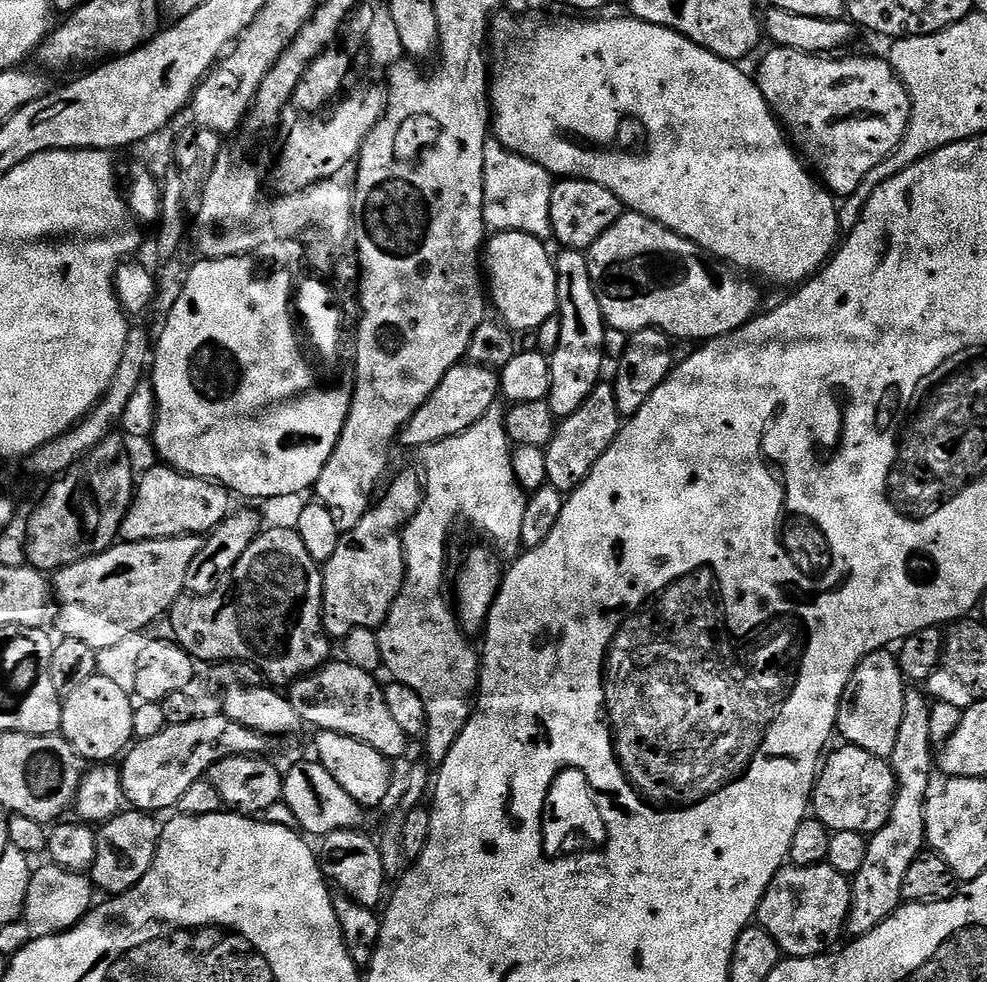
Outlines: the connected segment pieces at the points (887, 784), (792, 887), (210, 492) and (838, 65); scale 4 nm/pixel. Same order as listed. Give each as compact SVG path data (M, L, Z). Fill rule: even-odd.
M844 744L837 752L831 752L827 753L812 790L810 808L815 819L823 822L831 833L854 830L871 834L882 830L896 797L896 776L891 763L853 744Z
M826 862L805 868L785 866L770 882L754 920L774 938L785 957L801 960L807 956L825 955L835 945L832 943L845 935L851 905L849 877Z
M159 467L139 477L132 505L120 527L119 539L123 543L175 536L204 536L213 532L233 511L233 497L224 485L188 476L176 468Z
M775 46L769 47L769 49L769 52L764 56L764 61L760 64L760 69L754 72L754 79L757 86L762 90L766 102L775 112L780 127L784 129L792 147L796 149L797 153L802 154L803 159L810 165L811 171L819 177L824 187L833 196L846 198L850 194L854 194L854 190L858 190L858 186L862 186L862 178L866 178L866 174L870 174L870 170L874 170L874 166L881 164L899 146L906 134L910 114L912 113L912 103L908 97L908 91L904 88L904 83L898 79L892 65L884 58L875 60L872 56L856 56L853 60L836 60L840 58L825 58L823 55L811 56L798 50L777 48Z

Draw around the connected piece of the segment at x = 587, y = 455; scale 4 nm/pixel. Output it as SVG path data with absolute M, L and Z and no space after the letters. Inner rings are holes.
M601 382L590 390L590 398L574 410L574 414L563 417L557 423L554 438L544 449L546 458L547 485L554 490L571 494L575 488L582 486L584 479L598 466L598 458L610 450L614 438L618 438L622 427L622 417L616 401L616 390L611 383Z

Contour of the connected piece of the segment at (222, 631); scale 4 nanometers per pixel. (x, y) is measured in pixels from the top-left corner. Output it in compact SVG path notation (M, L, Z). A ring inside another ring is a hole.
M288 526L288 528L272 528L261 531L257 536L256 541L248 547L246 554L242 554L242 558L238 558L238 562L232 567L230 575L223 582L217 583L215 590L205 596L190 596L183 595L177 598L170 613L172 619L172 632L177 644L184 648L197 661L203 660L220 660L216 662L243 662L253 665L259 675L272 686L288 686L292 681L299 680L300 677L308 675L309 672L316 671L317 668L323 668L325 664L329 663L332 652L330 637L324 630L324 573L321 565L317 563L314 558L310 556L306 545L302 542L295 527Z

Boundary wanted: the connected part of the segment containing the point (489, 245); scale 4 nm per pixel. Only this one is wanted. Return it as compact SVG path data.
M498 232L489 235L482 253L482 264L486 269L486 288L490 293L490 304L497 308L499 319L513 333L535 333L551 316L558 312L558 278L556 277L556 261L553 253L548 253L549 245L545 241L521 232Z

